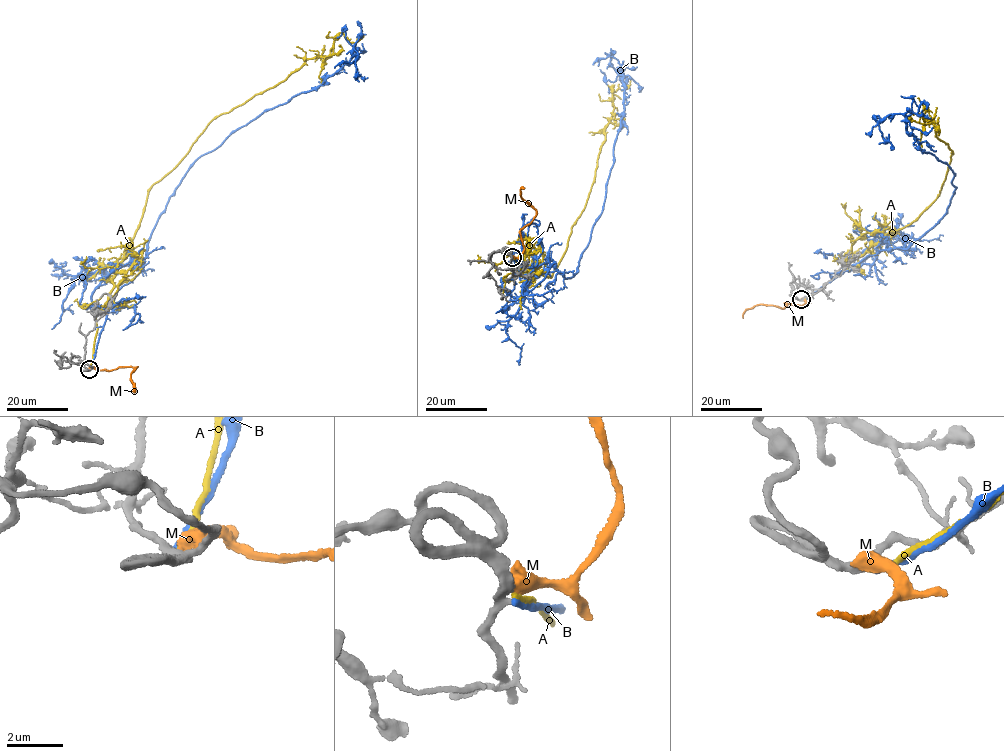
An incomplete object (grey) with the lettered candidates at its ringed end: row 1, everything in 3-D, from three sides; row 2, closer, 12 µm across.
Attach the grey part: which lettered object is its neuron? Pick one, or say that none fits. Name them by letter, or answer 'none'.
M

